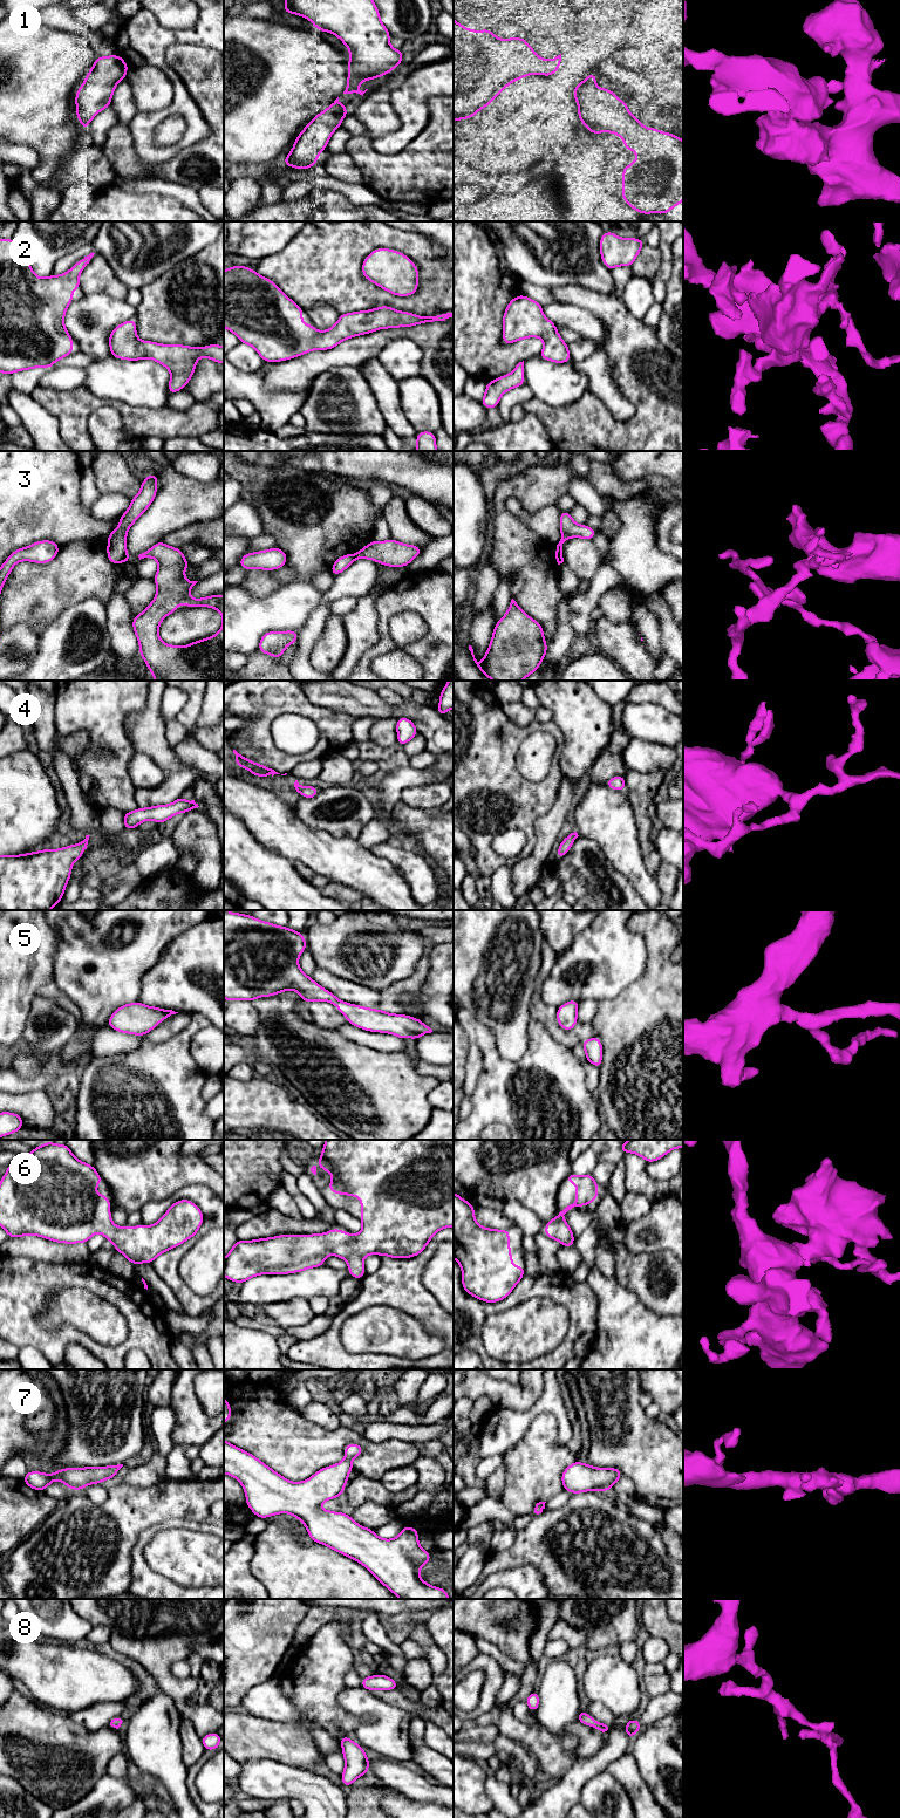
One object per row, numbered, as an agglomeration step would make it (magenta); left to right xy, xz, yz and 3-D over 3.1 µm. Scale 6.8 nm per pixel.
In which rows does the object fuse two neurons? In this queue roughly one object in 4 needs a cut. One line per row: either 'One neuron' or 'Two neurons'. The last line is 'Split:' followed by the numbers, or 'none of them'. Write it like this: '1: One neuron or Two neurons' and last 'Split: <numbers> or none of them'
1: One neuron
2: One neuron
3: Two neurons
4: One neuron
5: One neuron
6: One neuron
7: One neuron
8: One neuron
Split: 3

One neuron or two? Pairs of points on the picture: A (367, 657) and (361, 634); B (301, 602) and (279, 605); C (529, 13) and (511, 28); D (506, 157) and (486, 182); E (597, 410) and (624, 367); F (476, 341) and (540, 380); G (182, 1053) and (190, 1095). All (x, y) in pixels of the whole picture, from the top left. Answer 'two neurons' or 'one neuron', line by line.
A: two neurons
B: one neuron
C: two neurons
D: two neurons
E: one neuron
F: two neurons
G: one neuron

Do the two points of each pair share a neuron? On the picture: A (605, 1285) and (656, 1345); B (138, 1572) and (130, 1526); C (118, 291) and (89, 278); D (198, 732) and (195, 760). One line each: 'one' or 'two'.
A: one
B: two
C: one
D: two

